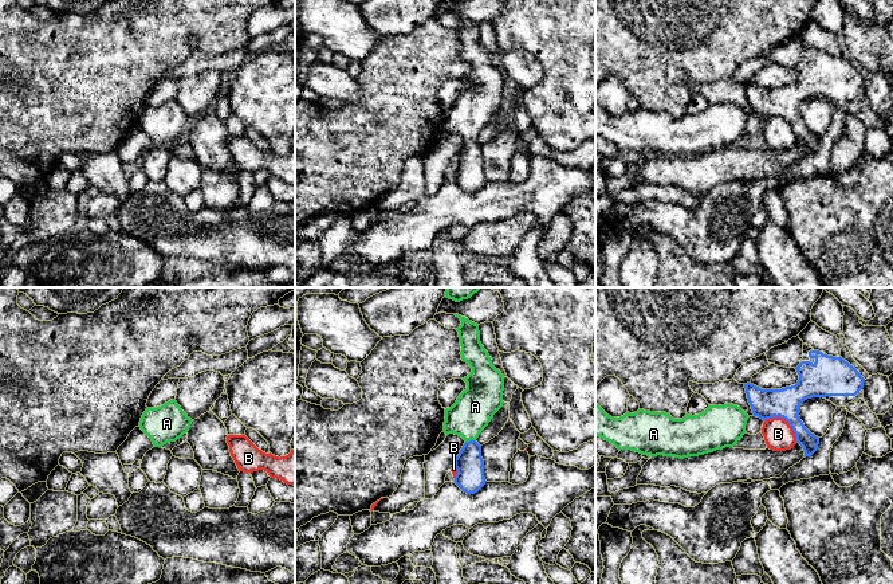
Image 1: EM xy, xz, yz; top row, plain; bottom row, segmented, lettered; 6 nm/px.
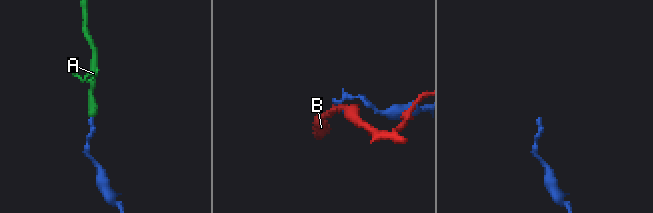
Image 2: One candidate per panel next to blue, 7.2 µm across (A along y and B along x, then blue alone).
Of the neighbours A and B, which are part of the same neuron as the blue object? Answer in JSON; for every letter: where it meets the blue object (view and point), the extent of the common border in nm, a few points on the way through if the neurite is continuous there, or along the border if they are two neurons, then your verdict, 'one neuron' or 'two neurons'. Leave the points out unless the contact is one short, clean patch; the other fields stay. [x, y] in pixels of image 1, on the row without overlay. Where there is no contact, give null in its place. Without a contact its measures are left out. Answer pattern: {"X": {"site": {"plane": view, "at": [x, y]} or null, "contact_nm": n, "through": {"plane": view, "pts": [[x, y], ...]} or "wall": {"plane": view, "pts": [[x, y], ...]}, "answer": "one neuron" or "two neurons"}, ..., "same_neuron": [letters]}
{"A": {"site": {"plane": "xz", "at": [469, 140]}, "contact_nm": 70, "through": {"plane": "xz", "pts": [[469, 177], [469, 140], [469, 114], [475, 106]]}, "answer": "one neuron"}, "B": {"site": {"plane": "yz", "at": [786, 118]}, "contact_nm": 240, "wall": {"plane": "yz", "pts": [[764, 118], [783, 117], [791, 126], [797, 140]]}, "answer": "two neurons"}, "same_neuron": ["A"]}

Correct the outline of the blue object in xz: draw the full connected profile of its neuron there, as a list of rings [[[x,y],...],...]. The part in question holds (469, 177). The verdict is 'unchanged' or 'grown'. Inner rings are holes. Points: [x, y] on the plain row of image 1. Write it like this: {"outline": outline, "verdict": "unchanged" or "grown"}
{"outline": [[[455,13],[460,17],[461,24],[456,28],[459,31],[460,36],[460,44],[461,44],[461,59],[465,60],[471,67],[472,71],[464,77],[463,79],[467,82],[467,89],[460,93],[456,102],[445,109],[445,121],[444,121],[444,132],[446,134],[455,133],[461,136],[465,142],[463,148],[460,149],[459,154],[455,158],[453,165],[457,168],[457,173],[455,176],[455,183],[467,193],[475,193],[477,192],[484,184],[484,160],[481,157],[481,145],[476,141],[480,132],[488,125],[493,114],[503,106],[503,90],[504,90],[504,75],[499,68],[496,68],[492,64],[492,59],[488,54],[488,51],[484,48],[484,46],[480,42],[480,31],[479,24],[469,20],[465,16],[461,16],[459,13]]], "verdict": "grown"}

